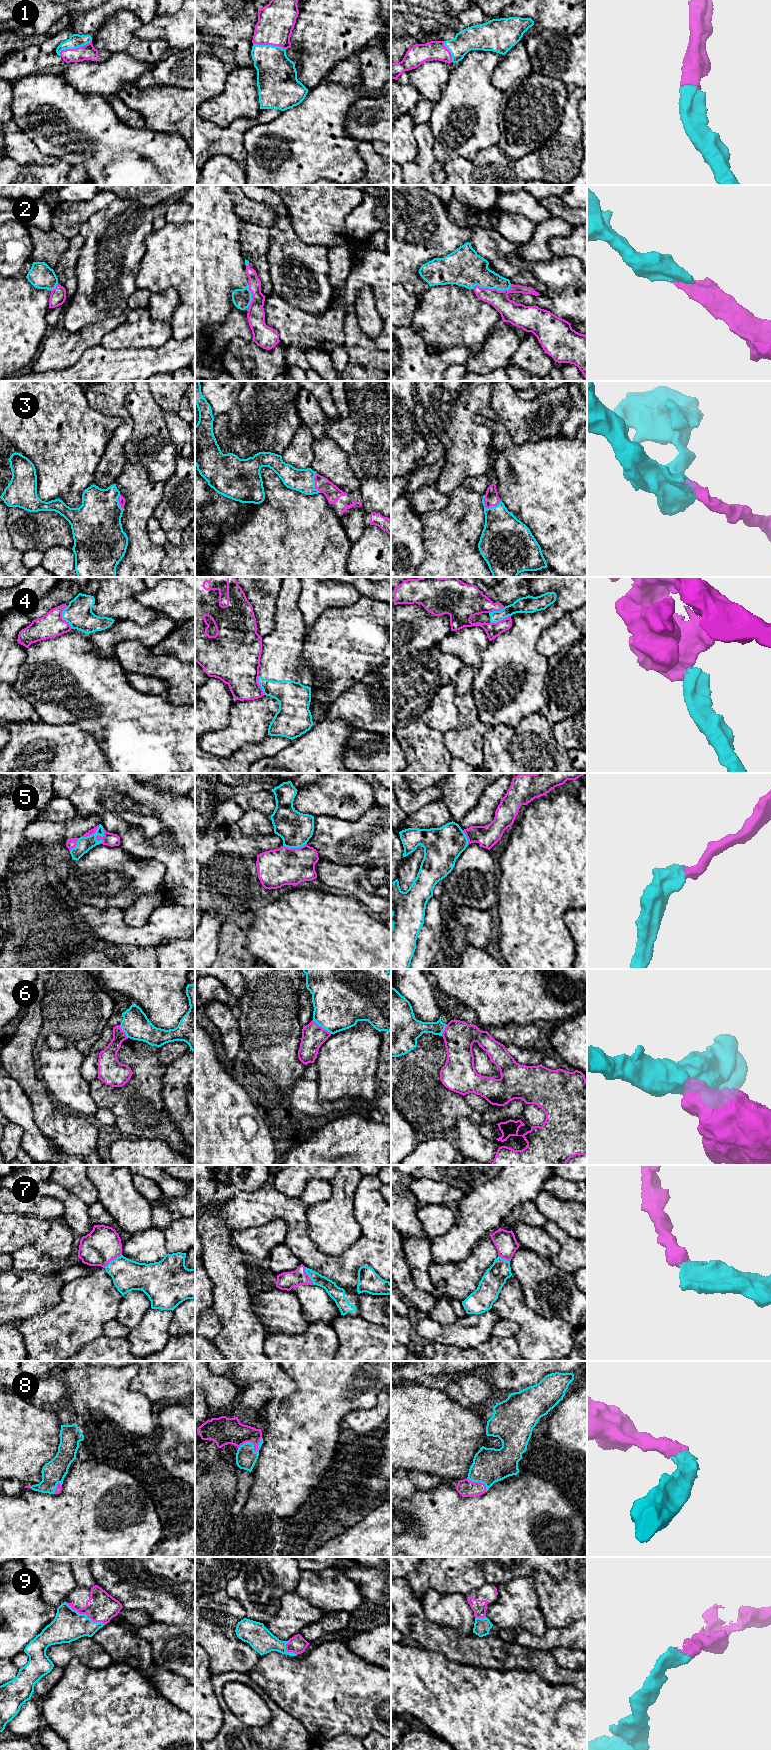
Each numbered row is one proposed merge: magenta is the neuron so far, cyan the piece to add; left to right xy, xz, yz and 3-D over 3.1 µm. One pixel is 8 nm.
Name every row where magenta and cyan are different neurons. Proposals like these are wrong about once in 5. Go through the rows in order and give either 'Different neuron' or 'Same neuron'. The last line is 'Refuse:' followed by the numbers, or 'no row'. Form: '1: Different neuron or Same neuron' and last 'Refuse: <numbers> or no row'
1: Same neuron
2: Same neuron
3: Same neuron
4: Different neuron
5: Same neuron
6: Different neuron
7: Same neuron
8: Same neuron
9: Same neuron
Refuse: 4, 6

